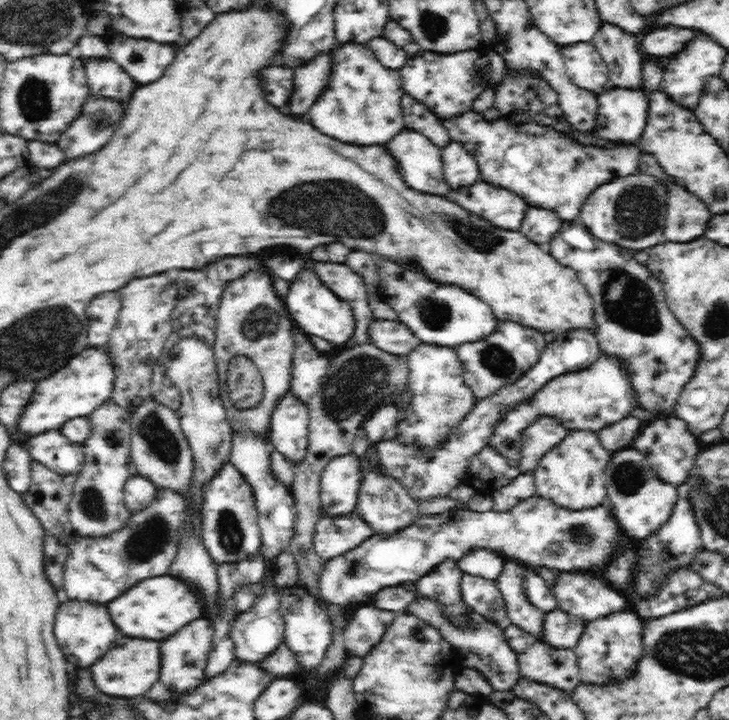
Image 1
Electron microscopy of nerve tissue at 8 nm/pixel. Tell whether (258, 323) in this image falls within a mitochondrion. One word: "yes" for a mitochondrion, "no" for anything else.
yes

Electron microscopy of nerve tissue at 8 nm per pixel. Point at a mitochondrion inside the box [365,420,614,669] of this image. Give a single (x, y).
(583, 536)

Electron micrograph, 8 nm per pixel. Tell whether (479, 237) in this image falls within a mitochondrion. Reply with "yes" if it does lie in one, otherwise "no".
yes

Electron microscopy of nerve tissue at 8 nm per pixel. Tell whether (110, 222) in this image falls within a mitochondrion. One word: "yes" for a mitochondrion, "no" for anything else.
no

